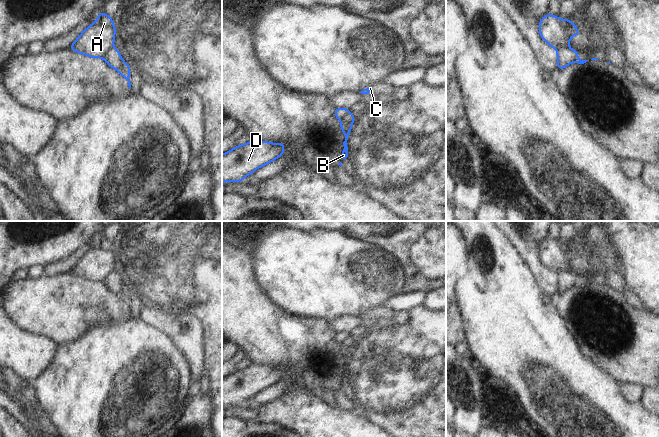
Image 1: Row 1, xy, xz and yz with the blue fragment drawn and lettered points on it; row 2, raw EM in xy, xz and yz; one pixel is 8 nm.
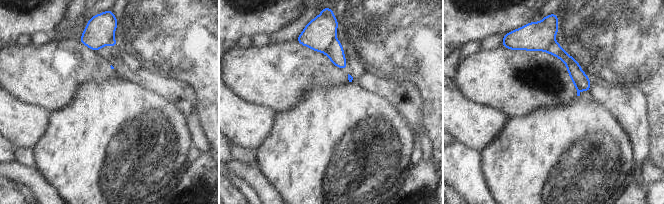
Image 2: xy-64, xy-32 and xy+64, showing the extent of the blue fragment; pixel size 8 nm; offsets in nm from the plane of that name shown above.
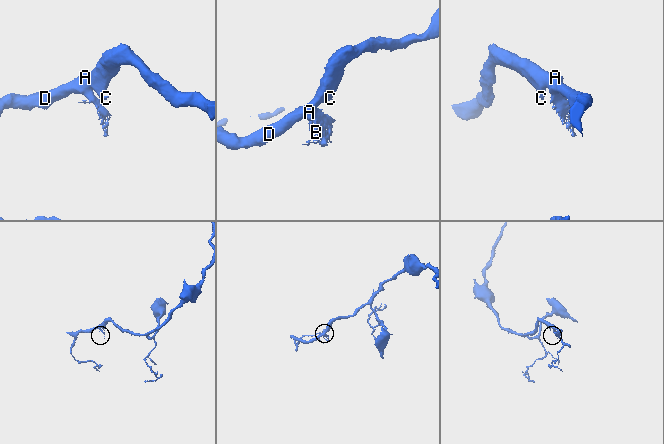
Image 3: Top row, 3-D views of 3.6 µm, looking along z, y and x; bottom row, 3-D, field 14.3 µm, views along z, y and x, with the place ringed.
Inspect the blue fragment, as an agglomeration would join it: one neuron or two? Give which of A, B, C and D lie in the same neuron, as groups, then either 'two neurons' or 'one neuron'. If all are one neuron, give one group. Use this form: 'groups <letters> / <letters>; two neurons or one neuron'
groups A C D / B; two neurons

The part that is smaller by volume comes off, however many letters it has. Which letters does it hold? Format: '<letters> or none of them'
B.

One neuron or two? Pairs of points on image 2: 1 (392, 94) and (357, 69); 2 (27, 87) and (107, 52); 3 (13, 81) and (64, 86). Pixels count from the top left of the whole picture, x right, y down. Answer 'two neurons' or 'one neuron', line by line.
1: two neurons
2: two neurons
3: one neuron

